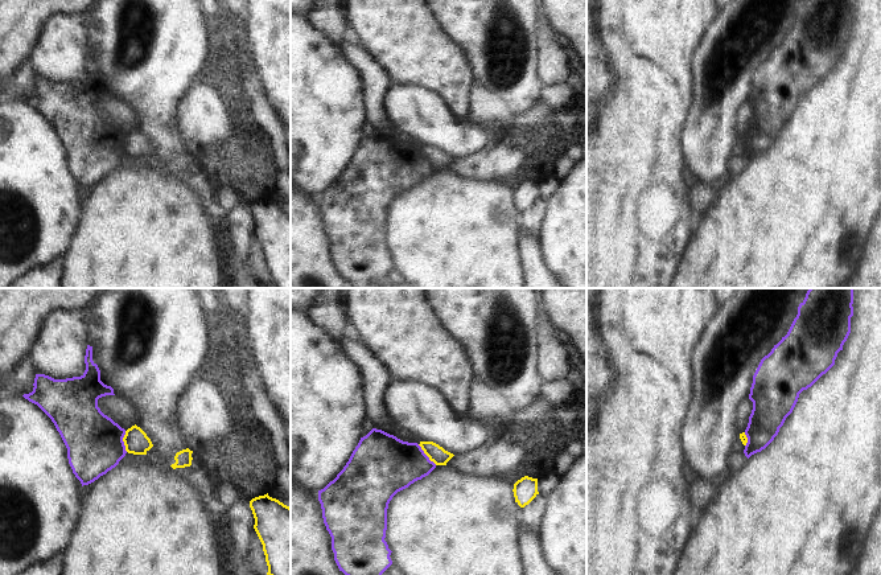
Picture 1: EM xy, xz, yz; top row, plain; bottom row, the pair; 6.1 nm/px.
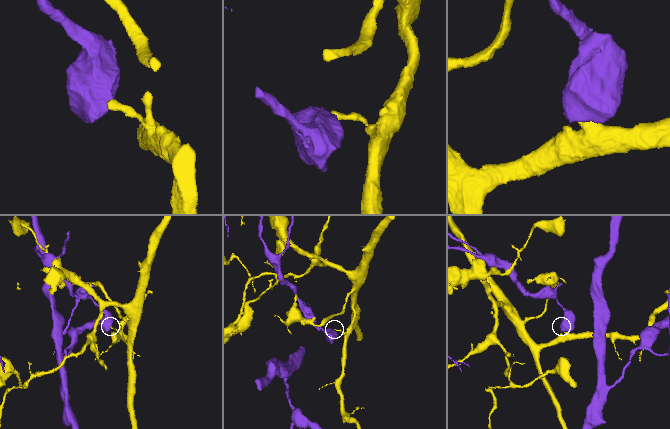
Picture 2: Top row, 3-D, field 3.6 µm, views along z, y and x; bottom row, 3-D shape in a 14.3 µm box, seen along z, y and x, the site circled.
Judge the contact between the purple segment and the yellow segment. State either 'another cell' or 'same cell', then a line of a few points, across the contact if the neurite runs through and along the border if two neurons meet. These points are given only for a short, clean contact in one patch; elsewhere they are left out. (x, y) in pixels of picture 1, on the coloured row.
another cell

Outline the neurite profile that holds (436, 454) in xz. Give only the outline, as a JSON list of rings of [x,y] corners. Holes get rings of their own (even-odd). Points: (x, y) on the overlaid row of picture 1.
[[[420,441],[419,445],[436,465],[446,465],[446,463],[454,456],[433,441]]]

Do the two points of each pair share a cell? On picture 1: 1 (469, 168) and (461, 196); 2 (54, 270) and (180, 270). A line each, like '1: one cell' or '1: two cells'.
1: two cells
2: two cells

